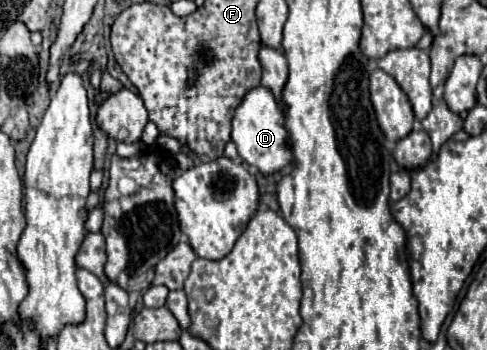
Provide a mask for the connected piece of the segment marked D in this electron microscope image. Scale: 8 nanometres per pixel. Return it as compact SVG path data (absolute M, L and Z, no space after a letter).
M266 87L250 89L242 99L232 121L232 141L236 143L240 157L248 165L256 167L264 177L274 175L286 165L294 163L292 149L288 145L288 131L284 127L284 113L282 109L278 109L272 91L268 91Z

